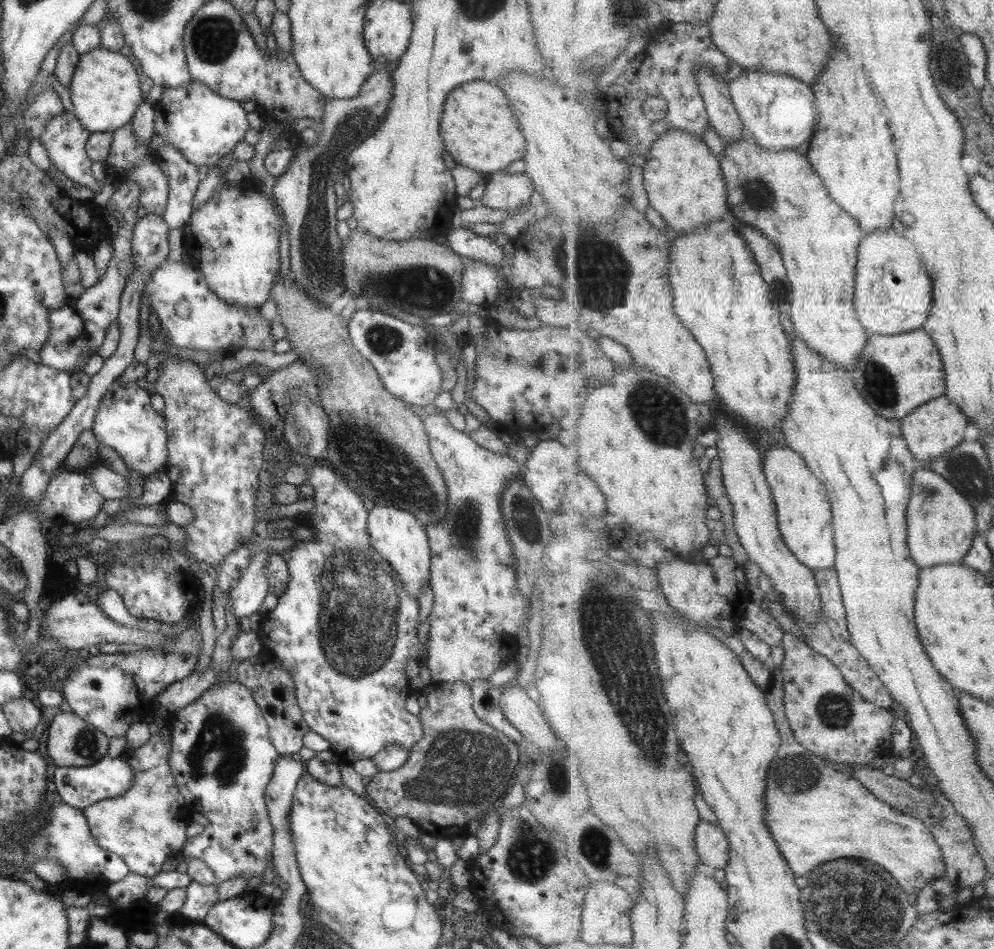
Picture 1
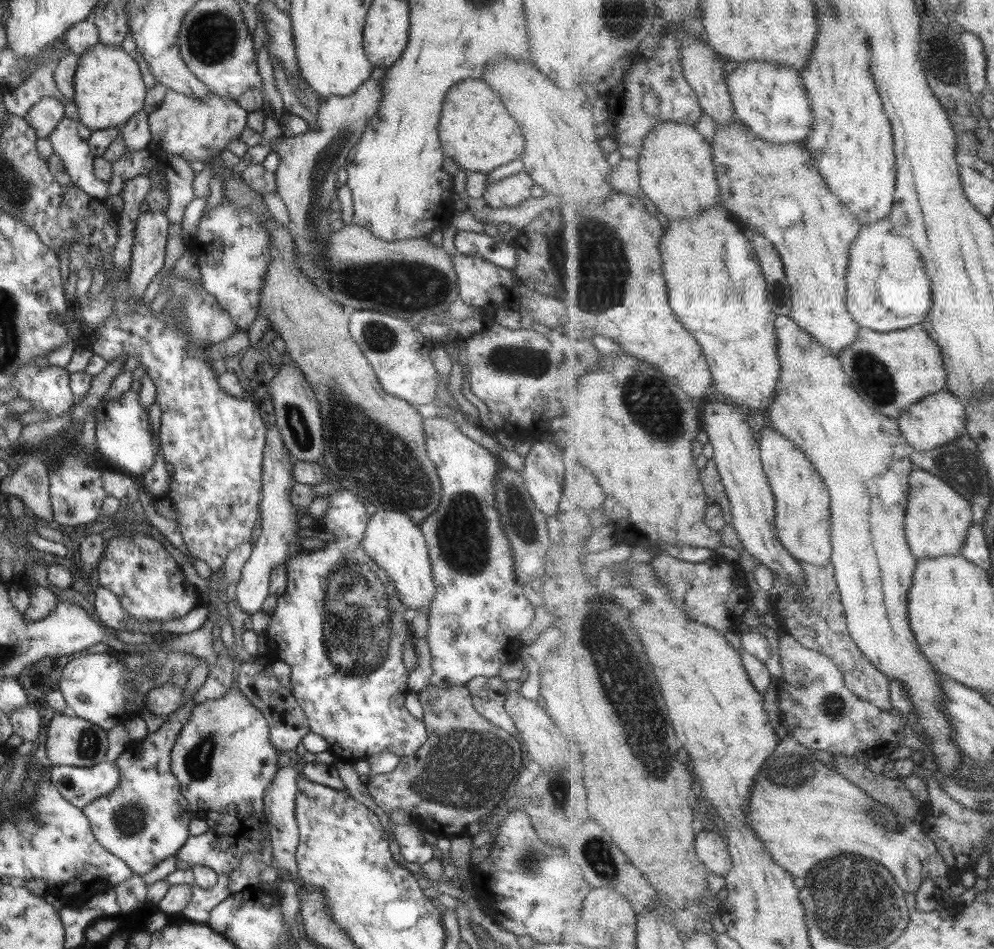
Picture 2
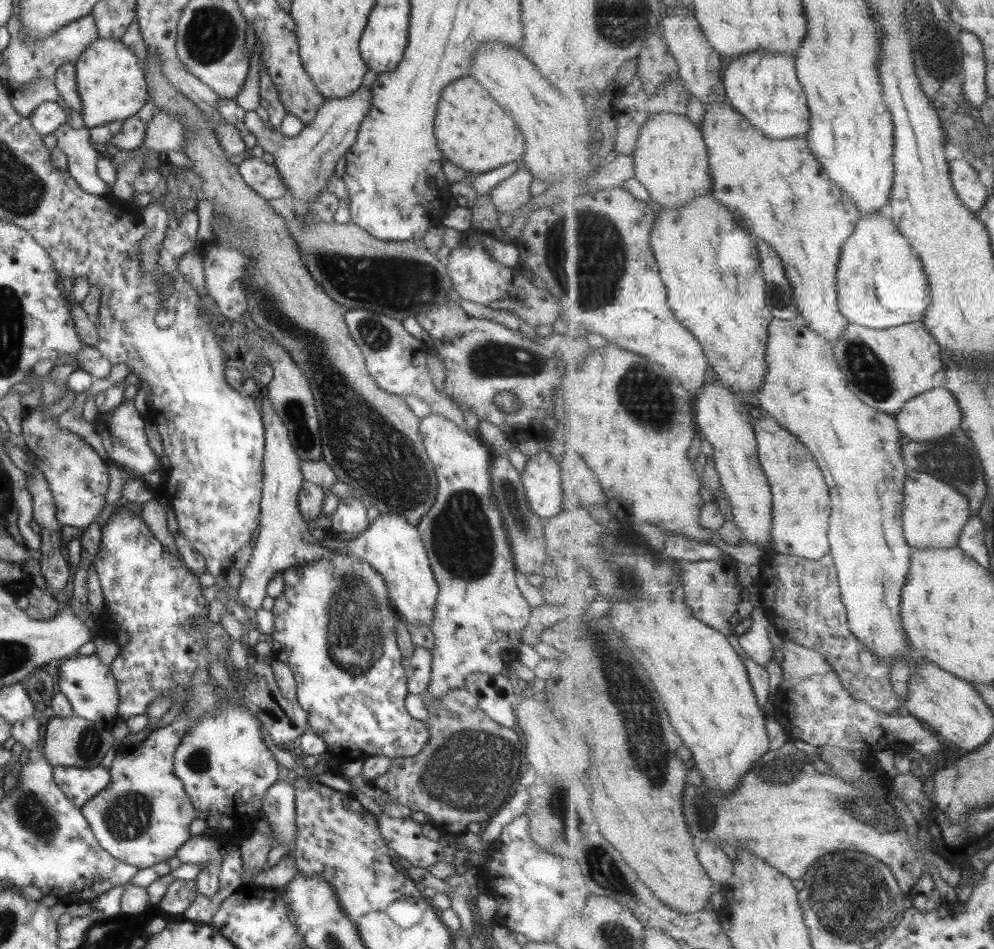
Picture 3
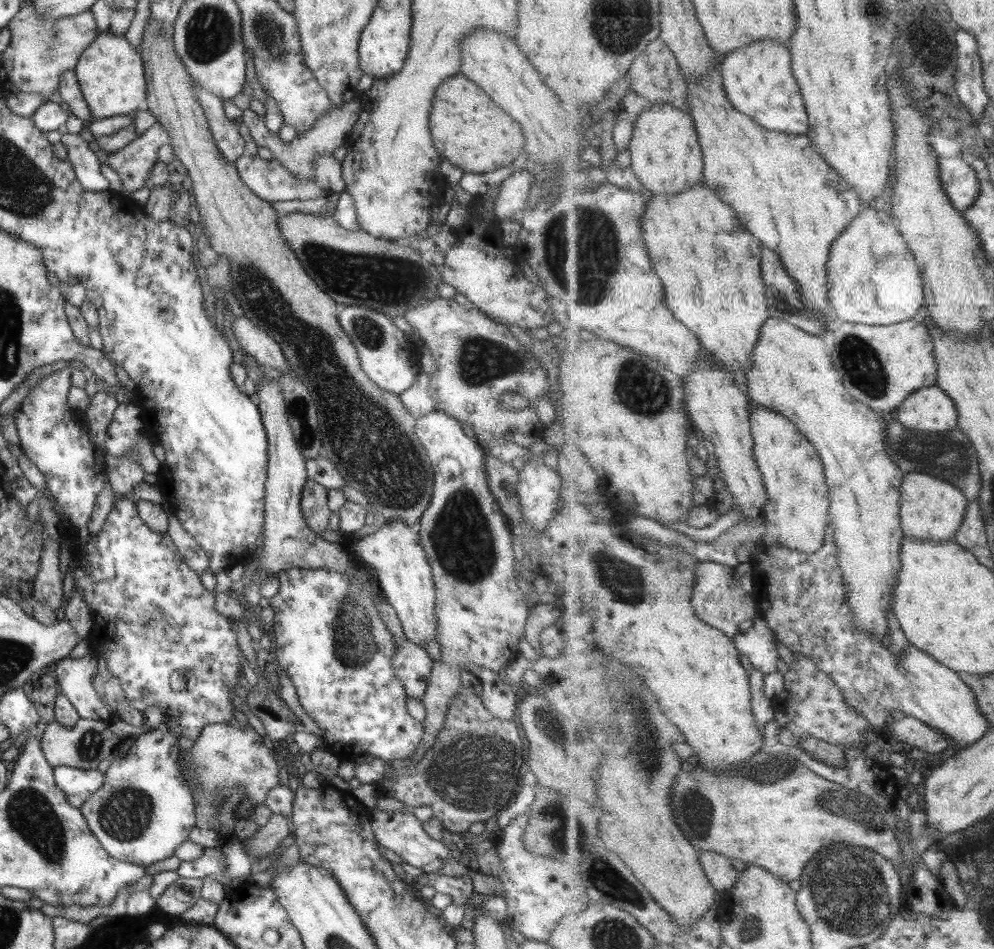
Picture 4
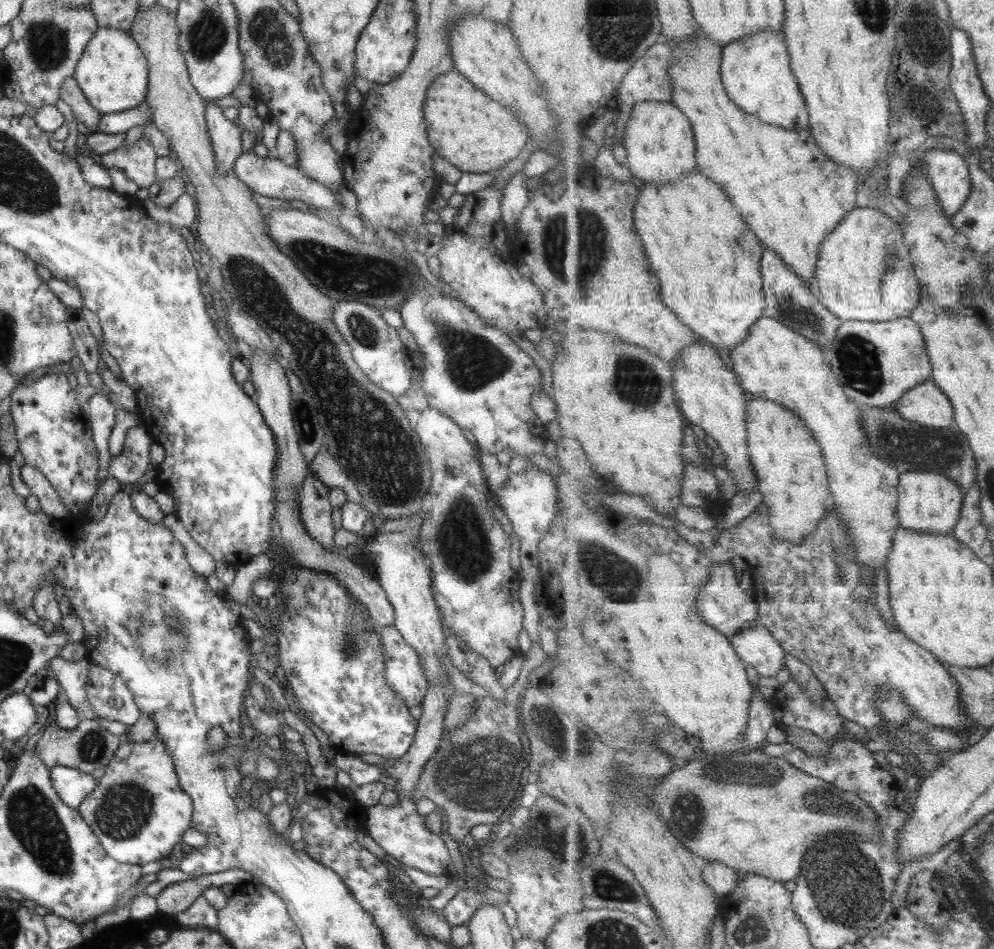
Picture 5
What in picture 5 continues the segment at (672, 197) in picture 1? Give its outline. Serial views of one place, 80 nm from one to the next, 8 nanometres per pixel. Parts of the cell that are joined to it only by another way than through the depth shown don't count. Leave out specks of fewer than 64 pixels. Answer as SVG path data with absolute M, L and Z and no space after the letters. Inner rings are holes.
M639 101L626 122L623 144L628 152L628 167L643 182L672 183L687 172L697 170L696 135L687 114L672 102Z

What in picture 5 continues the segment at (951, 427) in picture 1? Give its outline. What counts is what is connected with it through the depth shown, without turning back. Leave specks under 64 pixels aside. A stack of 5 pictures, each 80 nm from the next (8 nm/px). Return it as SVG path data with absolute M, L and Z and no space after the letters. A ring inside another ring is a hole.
M936 382L914 386L892 406L906 419L925 428L949 428L956 423L951 399Z

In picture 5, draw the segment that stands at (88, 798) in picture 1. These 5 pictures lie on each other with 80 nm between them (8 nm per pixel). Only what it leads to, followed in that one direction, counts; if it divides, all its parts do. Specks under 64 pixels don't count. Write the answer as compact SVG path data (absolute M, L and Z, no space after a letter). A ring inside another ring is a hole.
M53 766L49 769L51 787L67 807L76 810L85 796L88 796L97 786L91 774L63 766Z

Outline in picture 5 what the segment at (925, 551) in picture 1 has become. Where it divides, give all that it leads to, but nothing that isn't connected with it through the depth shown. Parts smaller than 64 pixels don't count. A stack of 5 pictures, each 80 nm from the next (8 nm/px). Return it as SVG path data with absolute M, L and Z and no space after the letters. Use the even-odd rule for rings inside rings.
M945 471L900 473L900 502L898 506L900 526L925 534L951 534L961 518L965 491Z

